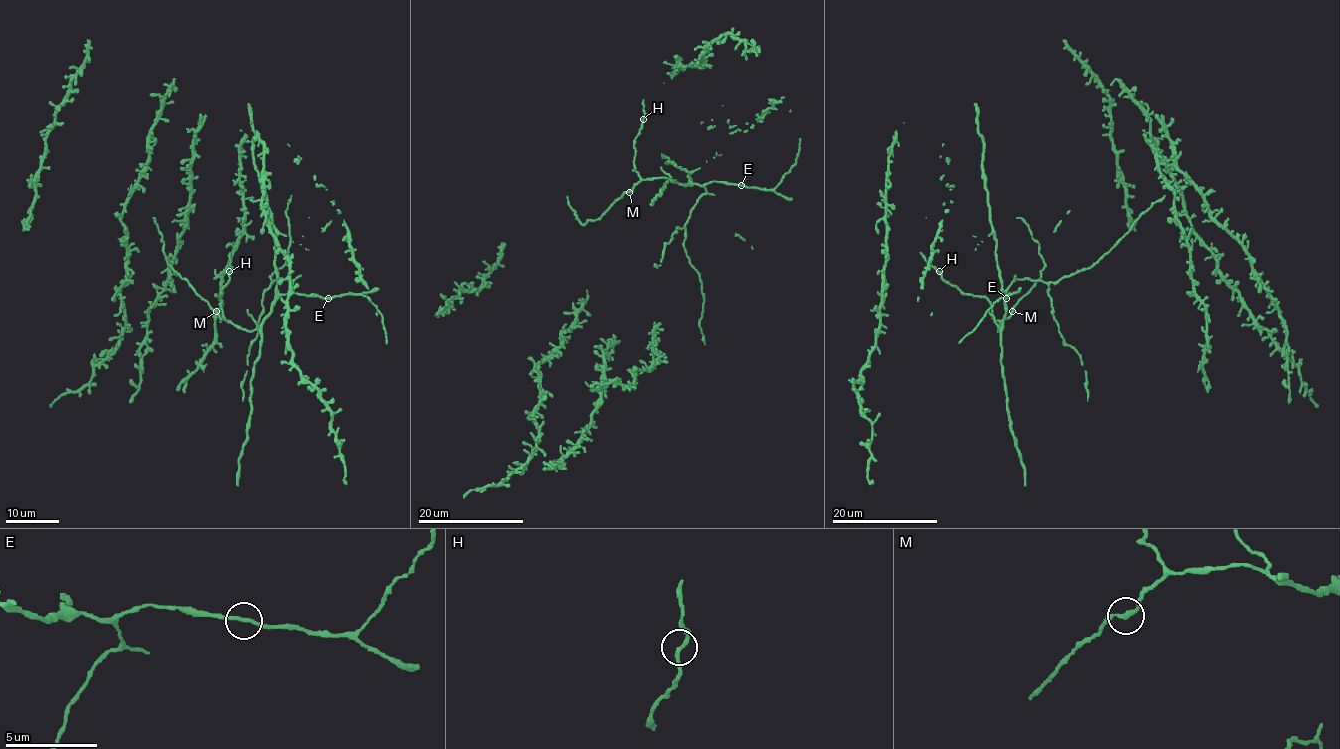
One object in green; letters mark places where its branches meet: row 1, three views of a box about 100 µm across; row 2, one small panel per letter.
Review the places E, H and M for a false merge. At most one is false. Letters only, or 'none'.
none

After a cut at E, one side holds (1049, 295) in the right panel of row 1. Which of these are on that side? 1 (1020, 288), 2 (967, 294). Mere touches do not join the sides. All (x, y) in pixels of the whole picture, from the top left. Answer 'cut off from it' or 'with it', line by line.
1: cut off from it
2: with it

